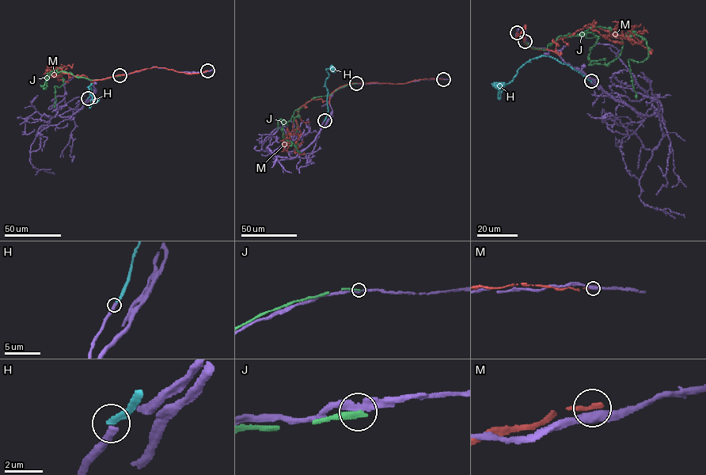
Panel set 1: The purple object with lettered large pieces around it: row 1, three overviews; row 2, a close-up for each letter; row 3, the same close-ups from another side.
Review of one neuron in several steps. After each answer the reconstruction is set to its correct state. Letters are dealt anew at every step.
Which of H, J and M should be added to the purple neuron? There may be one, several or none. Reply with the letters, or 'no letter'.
no letter

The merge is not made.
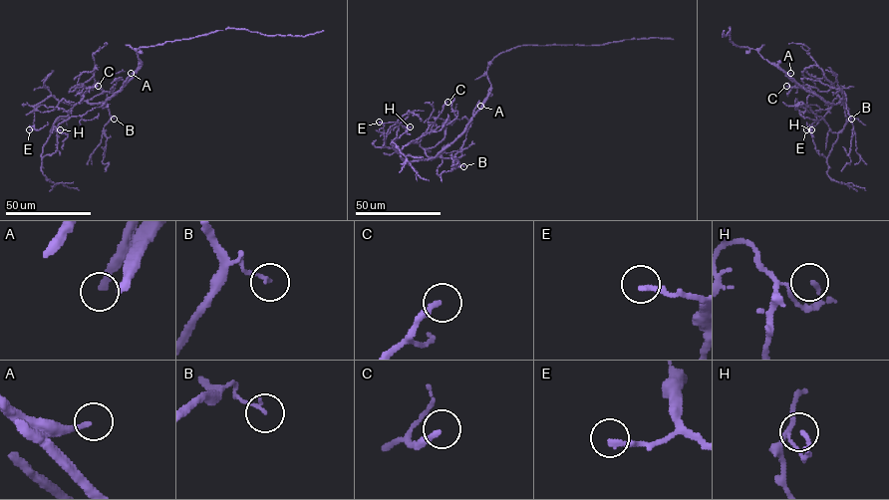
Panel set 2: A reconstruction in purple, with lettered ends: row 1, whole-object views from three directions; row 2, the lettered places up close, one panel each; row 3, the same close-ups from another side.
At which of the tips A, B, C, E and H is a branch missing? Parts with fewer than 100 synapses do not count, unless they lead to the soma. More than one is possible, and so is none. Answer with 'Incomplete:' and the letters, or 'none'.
Incomplete: A

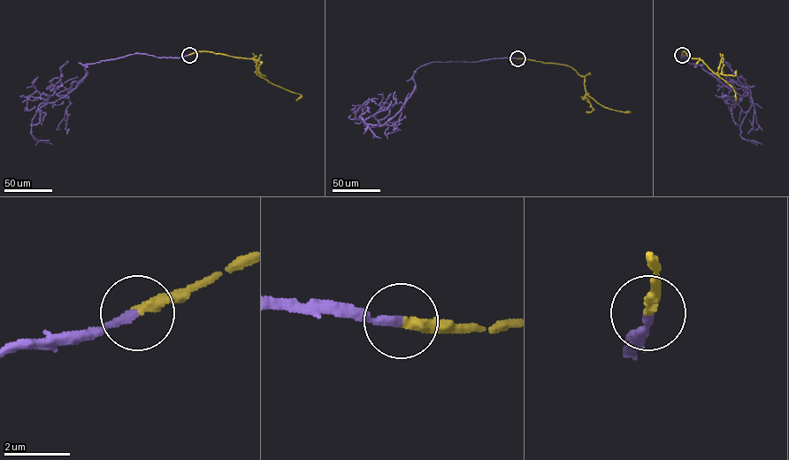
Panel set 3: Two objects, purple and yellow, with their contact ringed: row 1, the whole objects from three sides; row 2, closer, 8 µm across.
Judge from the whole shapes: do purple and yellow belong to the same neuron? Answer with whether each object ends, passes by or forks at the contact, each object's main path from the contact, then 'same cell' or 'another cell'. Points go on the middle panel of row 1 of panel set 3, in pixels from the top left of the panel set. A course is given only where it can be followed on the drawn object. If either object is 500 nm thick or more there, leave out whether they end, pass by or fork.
purple ends; yellow ends; course purple (517, 58), (421, 66), (414, 72), (411, 95), (394, 115), (383, 125), (368, 127), (359, 117), (380, 138); course yellow (517, 58), (570, 66), (585, 78), (586, 95), (605, 107), (624, 111); same cell

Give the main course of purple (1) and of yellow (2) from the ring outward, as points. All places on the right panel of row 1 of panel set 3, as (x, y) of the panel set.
1: (682, 55), (739, 95), (749, 95), (751, 106), (740, 135), (762, 144)
2: (682, 55), (684, 51), (688, 57), (701, 60), (732, 88), (735, 101)

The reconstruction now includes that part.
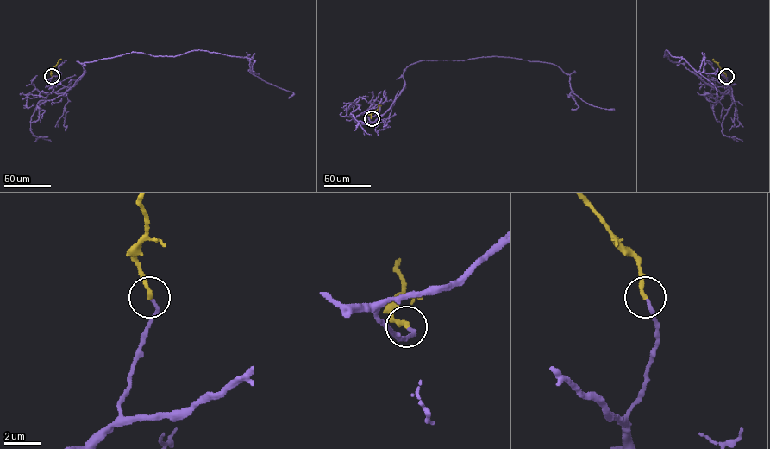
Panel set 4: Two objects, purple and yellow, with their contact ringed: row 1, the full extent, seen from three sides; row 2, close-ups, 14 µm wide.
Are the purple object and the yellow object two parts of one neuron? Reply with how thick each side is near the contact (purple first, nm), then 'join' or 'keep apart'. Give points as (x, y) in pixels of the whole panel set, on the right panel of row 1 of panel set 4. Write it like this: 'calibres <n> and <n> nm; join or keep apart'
calibres 200 and 240 nm; join

